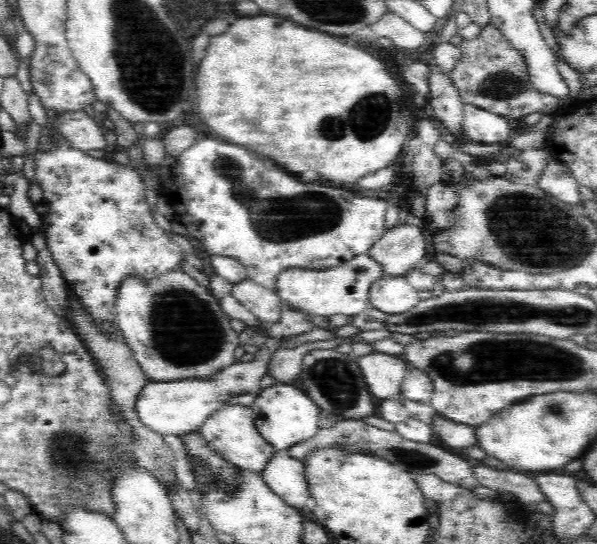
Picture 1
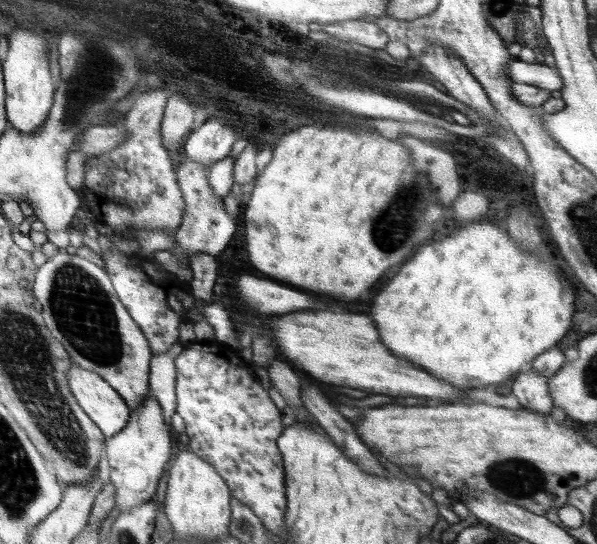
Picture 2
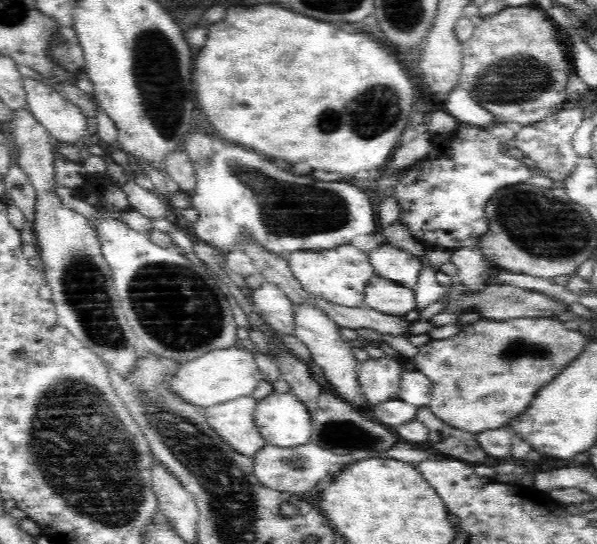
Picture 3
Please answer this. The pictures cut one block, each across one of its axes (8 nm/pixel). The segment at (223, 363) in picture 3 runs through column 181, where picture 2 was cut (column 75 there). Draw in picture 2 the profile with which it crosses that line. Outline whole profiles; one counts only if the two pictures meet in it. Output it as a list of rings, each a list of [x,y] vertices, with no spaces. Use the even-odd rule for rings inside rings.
[[[75,364],[70,370],[70,386],[82,408],[102,428],[106,437],[118,435],[132,418],[130,407],[120,393],[98,372]]]

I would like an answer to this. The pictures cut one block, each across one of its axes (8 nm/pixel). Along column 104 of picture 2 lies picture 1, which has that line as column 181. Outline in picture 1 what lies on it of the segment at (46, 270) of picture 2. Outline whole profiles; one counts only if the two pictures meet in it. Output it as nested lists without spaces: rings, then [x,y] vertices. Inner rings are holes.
[[[172,272],[172,274],[168,274],[168,276],[163,276],[163,273],[160,273],[154,277],[148,277],[148,279],[152,279],[152,282],[148,282],[148,284],[142,282],[142,280],[138,280],[138,277],[144,276],[138,275],[138,273],[134,273],[133,275],[130,273],[121,278],[118,288],[116,288],[116,300],[114,302],[114,314],[116,315],[116,318],[114,320],[116,320],[116,325],[120,329],[121,334],[123,334],[125,340],[128,341],[129,347],[133,349],[138,364],[141,365],[145,375],[148,376],[148,382],[172,381],[186,377],[207,375],[212,371],[217,371],[226,365],[234,363],[239,358],[238,354],[240,353],[240,350],[238,349],[238,346],[240,346],[240,344],[238,344],[236,332],[230,328],[231,318],[228,318],[228,315],[220,308],[220,304],[216,302],[216,298],[214,298],[208,290],[202,290],[202,288],[200,288],[188,274],[184,274],[184,272]]]

